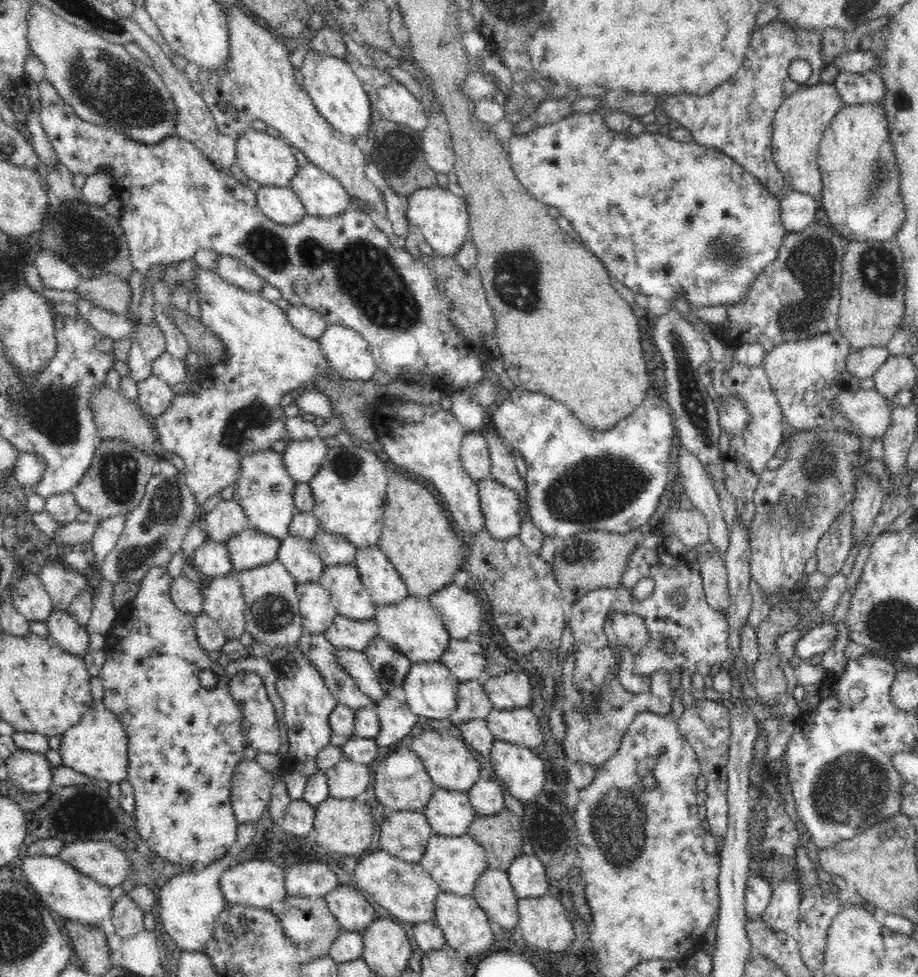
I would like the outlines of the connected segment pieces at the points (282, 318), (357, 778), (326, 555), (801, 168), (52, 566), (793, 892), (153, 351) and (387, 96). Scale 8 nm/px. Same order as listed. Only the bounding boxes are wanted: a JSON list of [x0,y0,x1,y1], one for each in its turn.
[[151,259,340,559],[324,759,370,799],[313,528,358,567],[772,81,844,200],[38,560,88,612],[760,880,804,932],[128,322,166,383],[377,82,430,132]]

